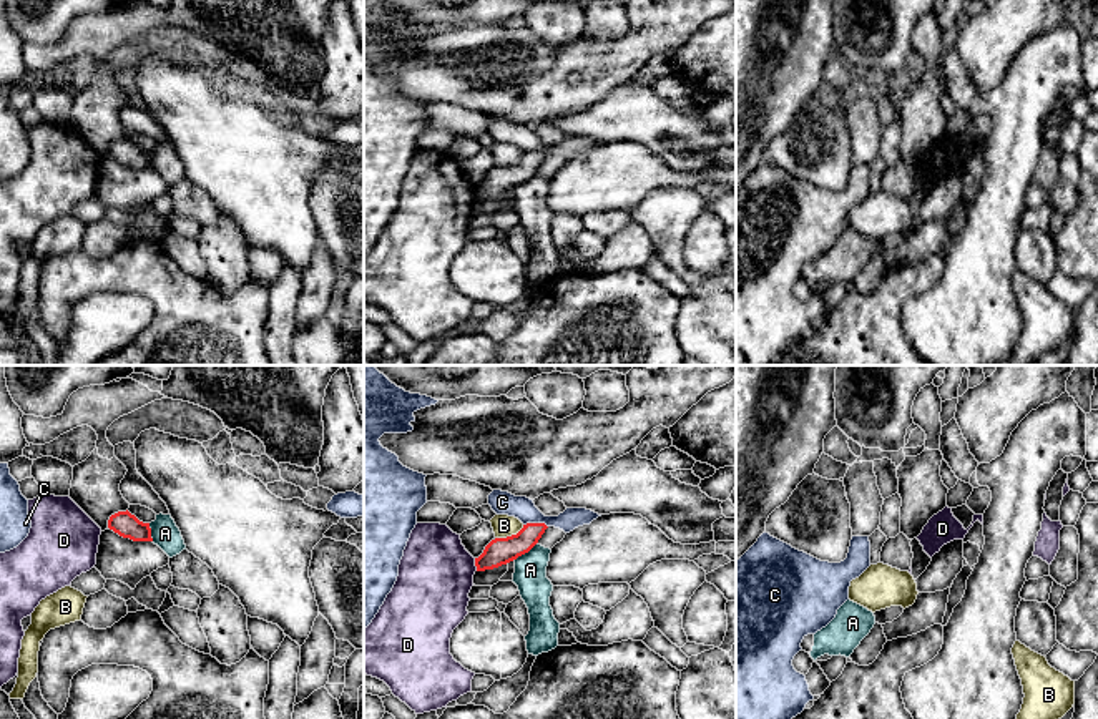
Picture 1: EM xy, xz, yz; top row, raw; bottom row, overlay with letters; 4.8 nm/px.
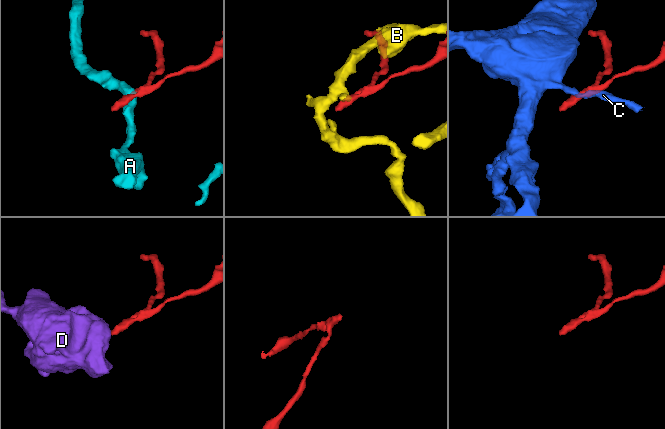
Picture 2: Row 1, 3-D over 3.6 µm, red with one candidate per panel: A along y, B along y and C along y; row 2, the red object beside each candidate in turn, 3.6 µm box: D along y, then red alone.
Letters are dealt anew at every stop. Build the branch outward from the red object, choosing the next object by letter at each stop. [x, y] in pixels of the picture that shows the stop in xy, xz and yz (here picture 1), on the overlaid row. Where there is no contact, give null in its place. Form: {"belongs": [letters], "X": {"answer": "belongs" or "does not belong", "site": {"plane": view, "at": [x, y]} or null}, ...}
{"belongs": [], "A": {"answer": "does not belong", "site": {"plane": "xz", "at": [525, 552]}}, "B": {"answer": "does not belong", "site": {"plane": "xz", "at": [509, 537]}}, "C": {"answer": "does not belong", "site": {"plane": "xz", "at": [535, 523]}}, "D": {"answer": "does not belong", "site": {"plane": "xz", "at": [475, 565]}}}

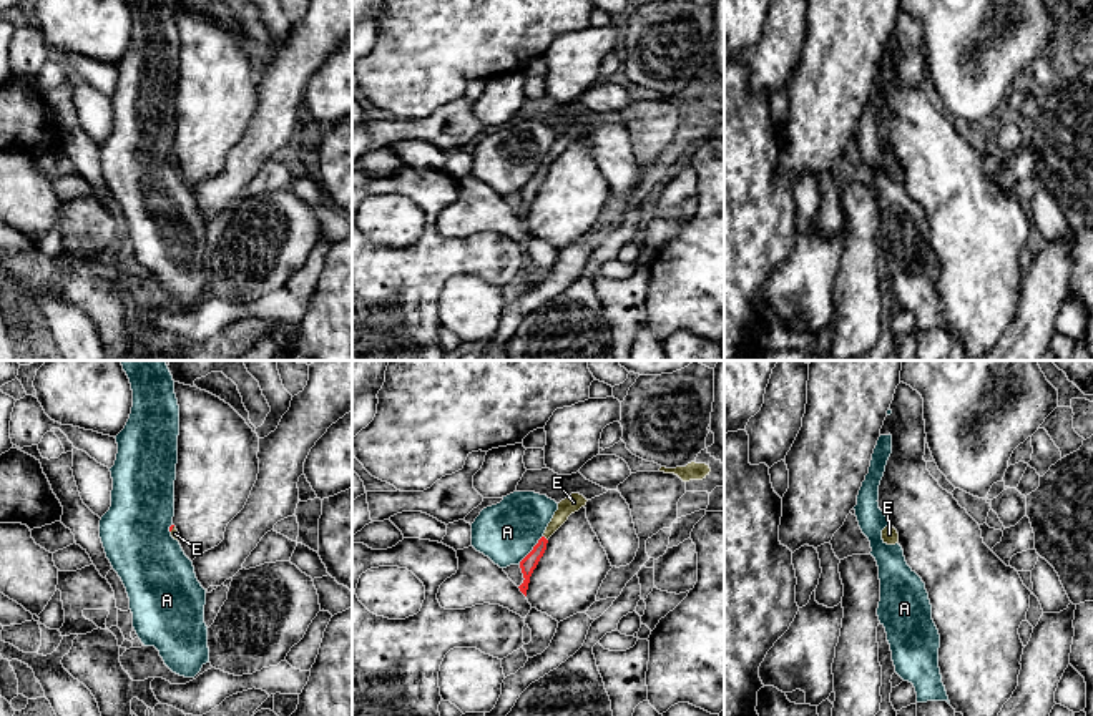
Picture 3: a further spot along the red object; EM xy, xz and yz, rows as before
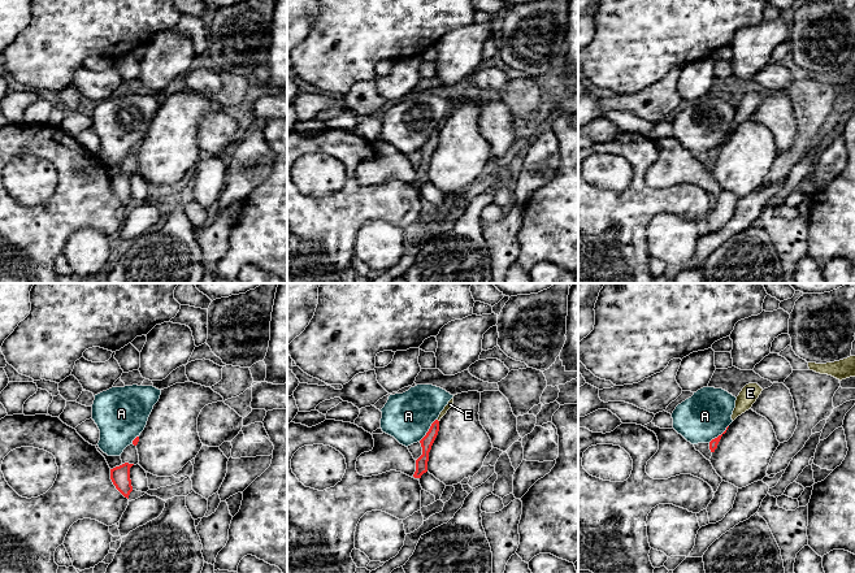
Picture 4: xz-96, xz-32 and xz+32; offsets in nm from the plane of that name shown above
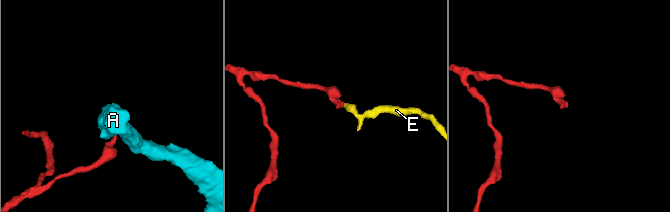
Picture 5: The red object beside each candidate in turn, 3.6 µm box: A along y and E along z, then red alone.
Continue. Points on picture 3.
{"belongs": ["E"], "A": {"answer": "does not belong", "site": {"plane": "xz", "at": [532, 550]}}, "E": {"answer": "belongs", "site": {"plane": "xz", "at": [545, 539]}}}

